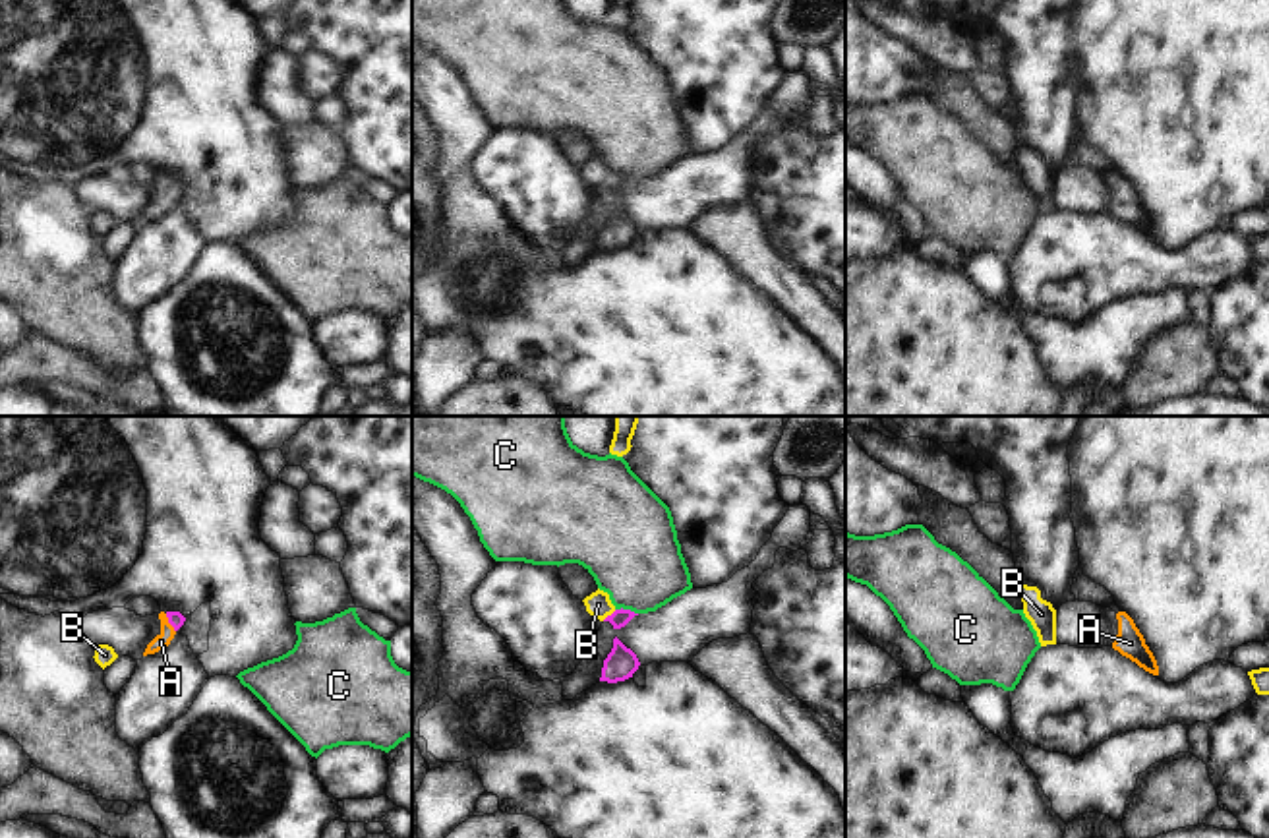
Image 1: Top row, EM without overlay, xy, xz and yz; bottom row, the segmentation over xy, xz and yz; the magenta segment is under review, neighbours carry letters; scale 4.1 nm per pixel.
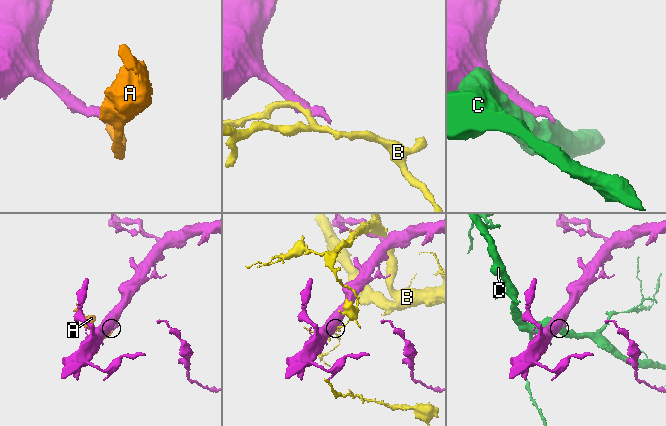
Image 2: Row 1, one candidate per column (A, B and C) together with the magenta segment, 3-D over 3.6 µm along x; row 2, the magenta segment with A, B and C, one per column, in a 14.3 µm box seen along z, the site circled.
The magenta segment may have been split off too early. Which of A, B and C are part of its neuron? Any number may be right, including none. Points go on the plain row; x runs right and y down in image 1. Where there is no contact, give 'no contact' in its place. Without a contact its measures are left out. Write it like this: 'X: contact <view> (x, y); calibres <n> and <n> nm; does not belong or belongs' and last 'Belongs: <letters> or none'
A: contact xy (169, 188); calibres 70 and 70 nm; belongs
B: contact xz (608, 182); calibres 80 and 110 nm; does not belong
C: contact xz (627, 177); calibres 80 and 400 nm; does not belong
Belongs: A

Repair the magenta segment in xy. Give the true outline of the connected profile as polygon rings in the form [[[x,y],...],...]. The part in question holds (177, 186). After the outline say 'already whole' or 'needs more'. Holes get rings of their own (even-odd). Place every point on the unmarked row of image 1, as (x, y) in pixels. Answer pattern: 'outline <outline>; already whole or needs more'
outline [[[161,178],[161,199],[147,211],[143,223],[155,221],[170,211],[176,197],[184,192],[186,184],[180,178]]]; needs more

